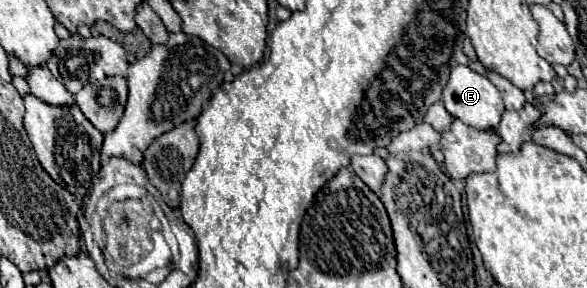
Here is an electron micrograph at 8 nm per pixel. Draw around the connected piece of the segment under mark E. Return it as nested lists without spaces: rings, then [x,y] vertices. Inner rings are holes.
[[[456,65],[450,71],[450,79],[442,91],[442,101],[446,111],[460,119],[462,123],[474,127],[474,129],[490,129],[490,127],[498,127],[500,117],[504,113],[504,103],[500,97],[500,91],[490,83],[488,77],[478,75],[476,71],[472,71],[468,65]]]

